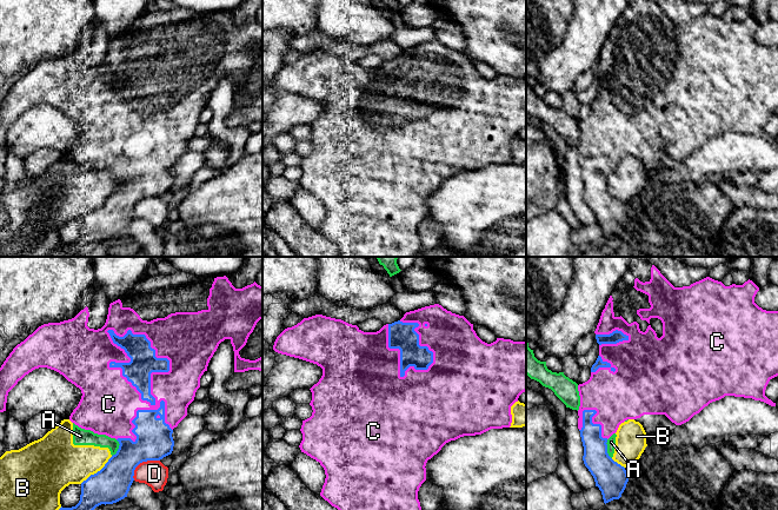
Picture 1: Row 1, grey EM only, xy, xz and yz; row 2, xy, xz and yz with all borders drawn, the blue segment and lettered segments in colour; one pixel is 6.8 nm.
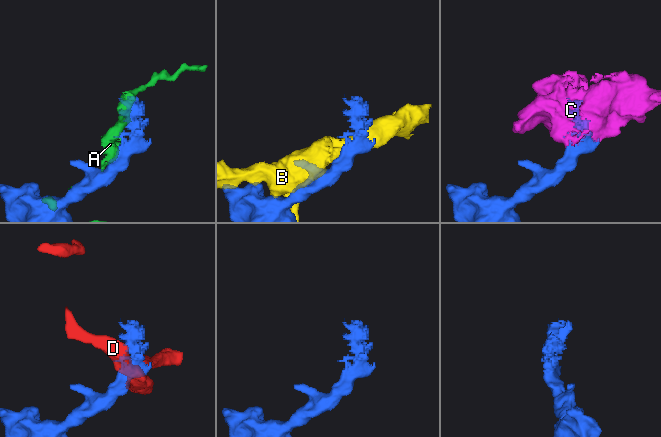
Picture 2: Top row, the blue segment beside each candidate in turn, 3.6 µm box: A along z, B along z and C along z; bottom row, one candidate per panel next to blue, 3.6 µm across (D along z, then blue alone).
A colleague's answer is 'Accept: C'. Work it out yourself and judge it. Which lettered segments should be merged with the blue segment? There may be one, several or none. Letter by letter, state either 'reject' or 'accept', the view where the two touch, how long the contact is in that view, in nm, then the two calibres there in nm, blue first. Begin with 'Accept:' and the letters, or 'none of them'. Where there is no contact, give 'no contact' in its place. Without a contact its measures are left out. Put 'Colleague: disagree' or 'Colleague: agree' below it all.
Accept: C
A: reject | yz | 140 nm | 220/60 nm
B: reject | xy | 300 nm | 240/300 nm
C: accept | xy | 600 nm | 180/380 nm
D: reject | xy | 240 nm | 240/180 nm
Colleague: agree

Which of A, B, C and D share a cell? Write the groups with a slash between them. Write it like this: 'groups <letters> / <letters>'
groups A B / C / D

